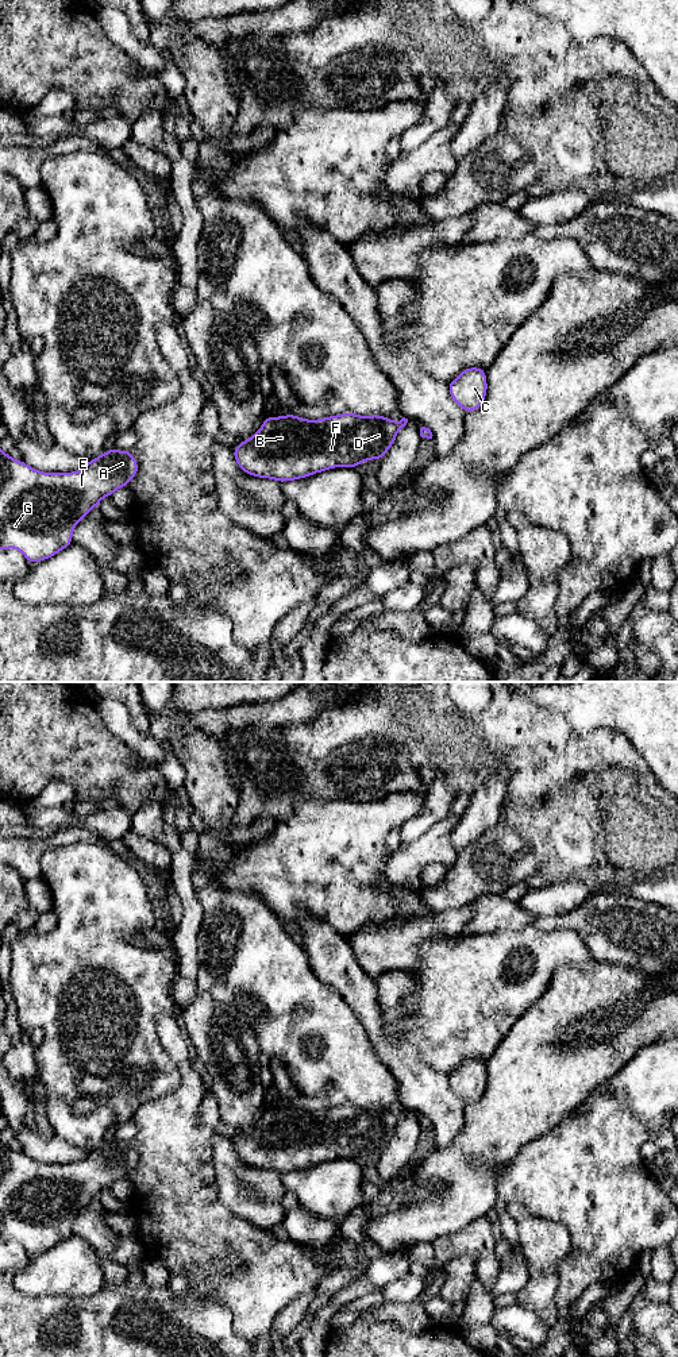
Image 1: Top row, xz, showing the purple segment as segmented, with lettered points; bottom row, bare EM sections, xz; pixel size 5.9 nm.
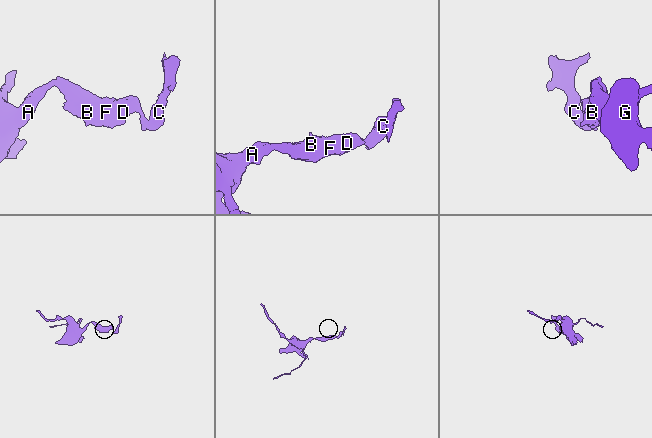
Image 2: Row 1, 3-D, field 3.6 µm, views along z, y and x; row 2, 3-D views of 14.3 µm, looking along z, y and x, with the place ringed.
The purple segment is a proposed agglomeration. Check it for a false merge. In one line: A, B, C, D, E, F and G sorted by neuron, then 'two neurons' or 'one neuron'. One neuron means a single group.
A B C D E F G; one neuron

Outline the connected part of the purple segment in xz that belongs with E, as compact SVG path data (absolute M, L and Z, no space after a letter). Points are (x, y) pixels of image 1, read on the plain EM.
M0 1140L0 1241L15 1240L28 1254L43 1253L72 1237L76 1217L104 1188L136 1168L139 1157L130 1141L109 1140L72 1164L42 1164Z

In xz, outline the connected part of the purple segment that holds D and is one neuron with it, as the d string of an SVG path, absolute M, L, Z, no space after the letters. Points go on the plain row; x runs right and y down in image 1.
M351 1103L317 1111L303 1110L292 1105L267 1107L250 1130L240 1132L239 1138L232 1140L232 1145L239 1160L249 1167L277 1173L296 1172L334 1159L354 1160L366 1152L381 1152L407 1114L405 1109L393 1113L380 1106L359 1107Z

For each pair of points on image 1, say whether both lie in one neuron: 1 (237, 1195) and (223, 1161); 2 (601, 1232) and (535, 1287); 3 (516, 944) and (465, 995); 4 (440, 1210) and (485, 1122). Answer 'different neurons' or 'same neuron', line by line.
1: same neuron
2: different neurons
3: same neuron
4: same neuron

